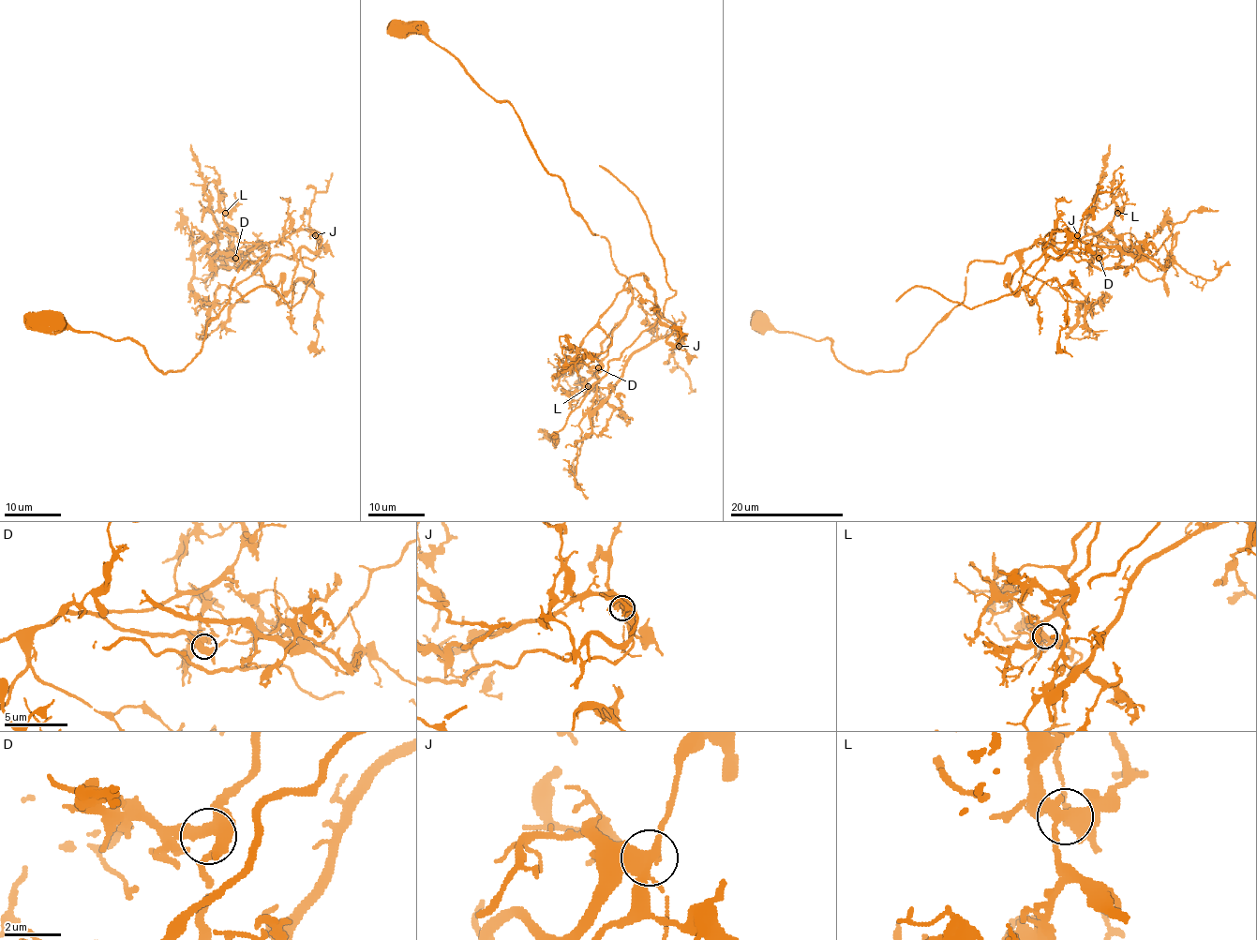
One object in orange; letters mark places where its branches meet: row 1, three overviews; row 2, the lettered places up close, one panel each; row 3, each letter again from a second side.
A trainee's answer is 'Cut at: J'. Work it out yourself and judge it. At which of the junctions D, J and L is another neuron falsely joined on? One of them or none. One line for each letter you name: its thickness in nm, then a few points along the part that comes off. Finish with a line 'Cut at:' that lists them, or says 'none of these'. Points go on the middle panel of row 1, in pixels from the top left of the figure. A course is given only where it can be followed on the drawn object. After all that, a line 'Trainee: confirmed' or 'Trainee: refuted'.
J: 400 nm | (679, 347), (683, 335), (660, 316), (608, 364), (606, 372), (570, 414), (556, 441), (545, 437)
Cut at: J
Trainee: confirmed

